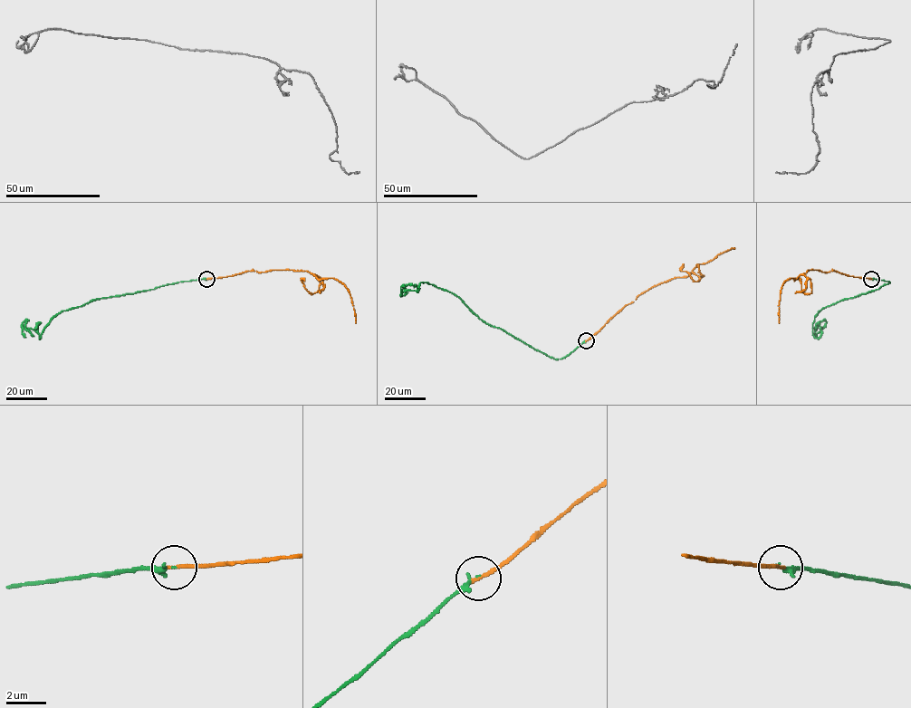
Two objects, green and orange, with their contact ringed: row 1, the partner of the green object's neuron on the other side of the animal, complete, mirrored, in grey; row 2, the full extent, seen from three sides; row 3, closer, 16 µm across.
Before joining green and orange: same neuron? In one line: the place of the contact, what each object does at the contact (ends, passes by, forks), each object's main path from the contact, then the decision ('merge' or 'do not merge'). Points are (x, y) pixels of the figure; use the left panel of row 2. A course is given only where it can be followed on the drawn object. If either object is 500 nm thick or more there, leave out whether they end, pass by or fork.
place (206, 279); green ends; orange ends; course green (206, 279), (96, 299), (60, 311), (40, 339), (35, 330), (24, 328), (25, 320), (25, 327), (33, 336); course orange (206, 279), (248, 271), (288, 270), (308, 271), (319, 279), (336, 279), (348, 291), (355, 322); merge

